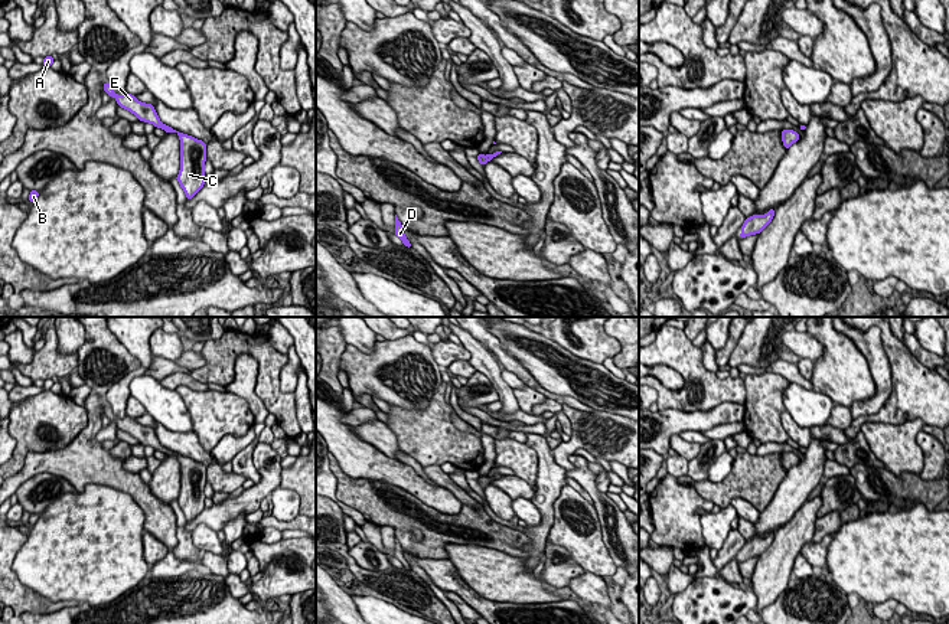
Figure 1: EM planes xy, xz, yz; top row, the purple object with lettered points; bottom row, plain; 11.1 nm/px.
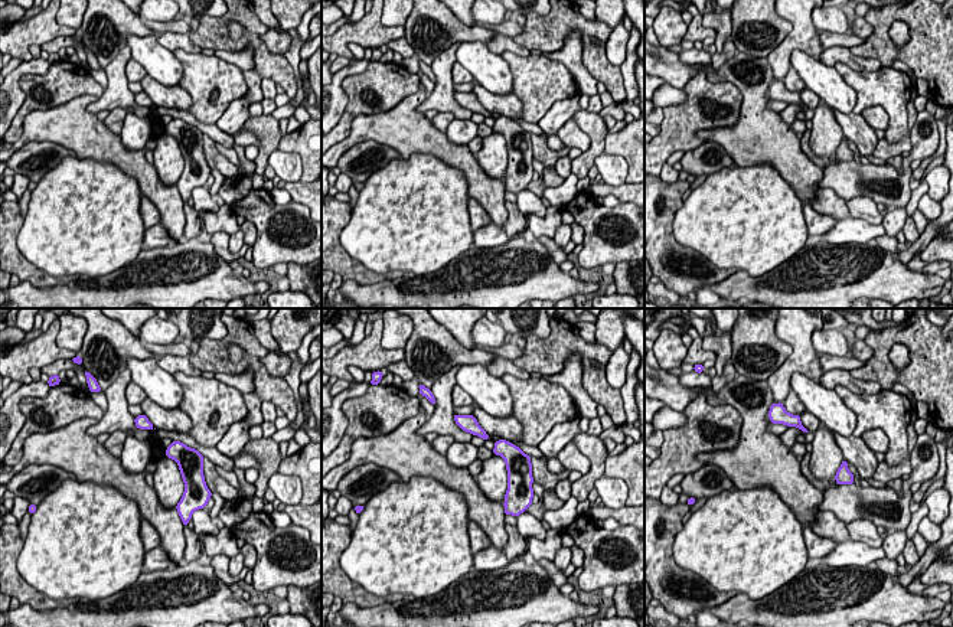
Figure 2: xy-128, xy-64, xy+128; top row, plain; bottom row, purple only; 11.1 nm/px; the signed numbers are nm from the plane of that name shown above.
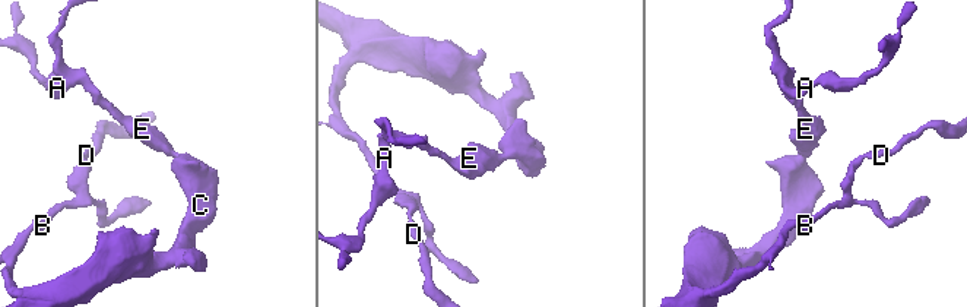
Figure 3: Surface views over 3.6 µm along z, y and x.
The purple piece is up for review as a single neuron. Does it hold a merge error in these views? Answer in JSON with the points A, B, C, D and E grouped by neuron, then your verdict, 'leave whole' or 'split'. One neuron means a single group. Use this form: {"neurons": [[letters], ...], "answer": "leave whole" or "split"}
{"neurons": [["A", "B", "C", "D", "E"]], "answer": "leave whole"}

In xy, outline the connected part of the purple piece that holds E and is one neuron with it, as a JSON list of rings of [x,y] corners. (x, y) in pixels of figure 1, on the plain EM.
[[[110,405],[104,406],[104,415],[117,422],[118,429],[134,437],[140,444],[150,445],[166,455],[176,455],[180,461],[180,493],[176,503],[180,506],[186,522],[192,522],[205,507],[206,467],[192,458],[164,448],[151,427],[138,424],[131,416],[117,418]]]

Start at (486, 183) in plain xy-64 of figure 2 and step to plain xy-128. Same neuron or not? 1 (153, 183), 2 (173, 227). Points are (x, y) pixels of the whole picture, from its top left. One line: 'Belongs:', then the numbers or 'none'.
Belongs: 1, 2

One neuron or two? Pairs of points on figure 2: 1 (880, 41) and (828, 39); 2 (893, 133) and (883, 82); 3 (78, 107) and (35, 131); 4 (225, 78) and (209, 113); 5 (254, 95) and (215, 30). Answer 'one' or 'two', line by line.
1: two
2: one
3: one
4: one
5: one

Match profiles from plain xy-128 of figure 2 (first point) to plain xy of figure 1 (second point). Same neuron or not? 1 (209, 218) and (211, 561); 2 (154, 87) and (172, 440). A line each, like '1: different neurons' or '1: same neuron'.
1: same neuron
2: same neuron

